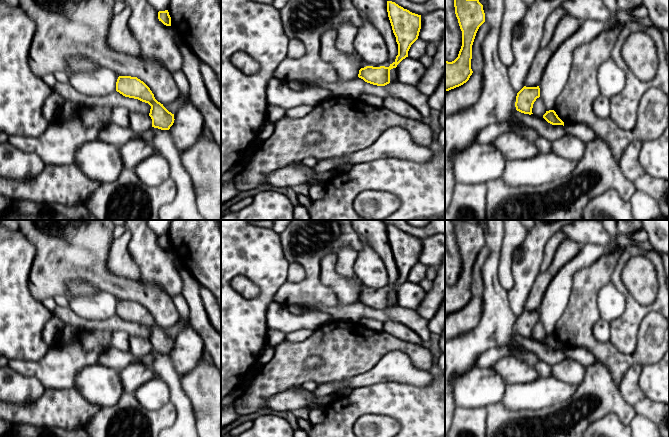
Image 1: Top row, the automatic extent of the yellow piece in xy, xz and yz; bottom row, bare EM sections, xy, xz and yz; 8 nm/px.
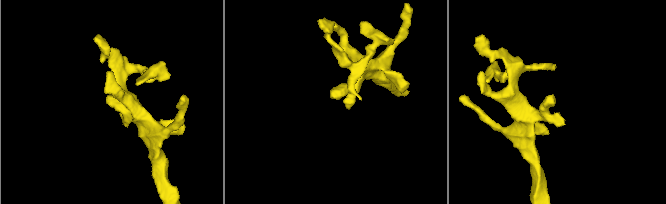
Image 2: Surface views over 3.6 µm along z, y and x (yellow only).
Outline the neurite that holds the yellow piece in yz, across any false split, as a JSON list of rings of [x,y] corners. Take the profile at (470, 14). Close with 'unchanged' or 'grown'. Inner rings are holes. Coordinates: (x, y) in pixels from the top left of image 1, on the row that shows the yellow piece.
[[[454,0],[454,7],[462,31],[462,46],[454,61],[445,61],[445,92],[463,85],[472,75],[472,45],[479,27],[485,22],[479,0]]]; unchanged

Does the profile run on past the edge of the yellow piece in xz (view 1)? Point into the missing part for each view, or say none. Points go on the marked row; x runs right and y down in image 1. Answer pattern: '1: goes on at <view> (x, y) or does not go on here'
1: does not go on here

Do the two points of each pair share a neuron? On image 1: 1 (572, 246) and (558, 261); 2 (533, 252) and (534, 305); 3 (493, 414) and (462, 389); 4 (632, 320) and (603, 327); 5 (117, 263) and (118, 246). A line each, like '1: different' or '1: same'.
1: same
2: different
3: different
4: different
5: same

